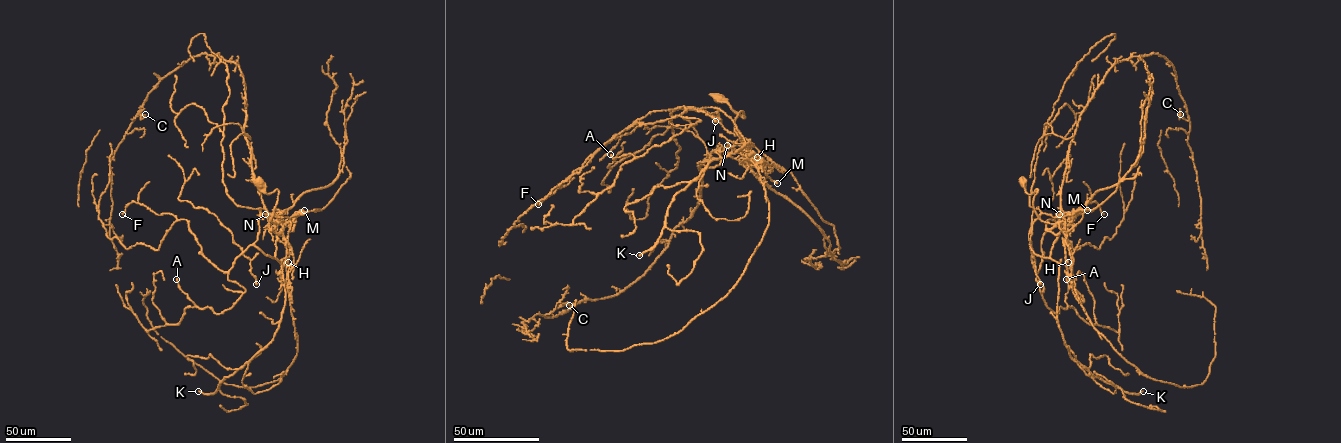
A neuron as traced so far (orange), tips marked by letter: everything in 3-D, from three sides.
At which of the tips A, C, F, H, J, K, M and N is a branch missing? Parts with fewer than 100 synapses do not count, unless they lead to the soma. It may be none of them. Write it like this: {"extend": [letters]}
{"extend": ["K"]}

